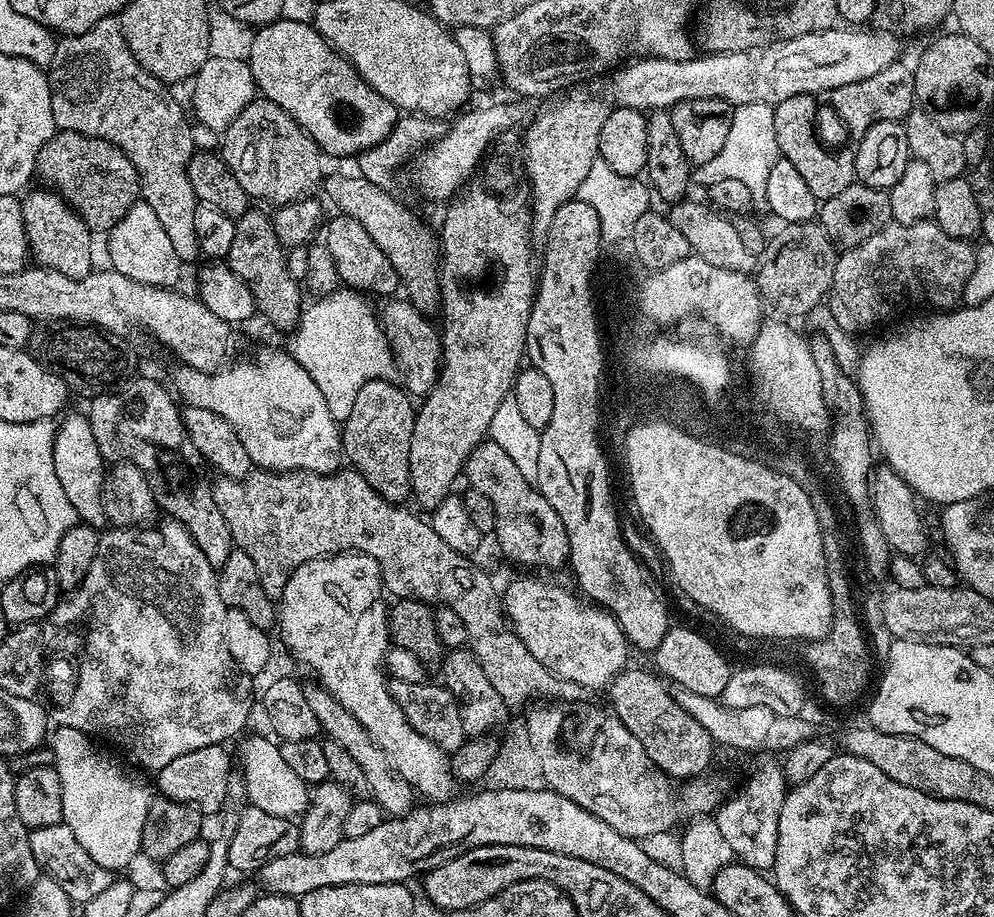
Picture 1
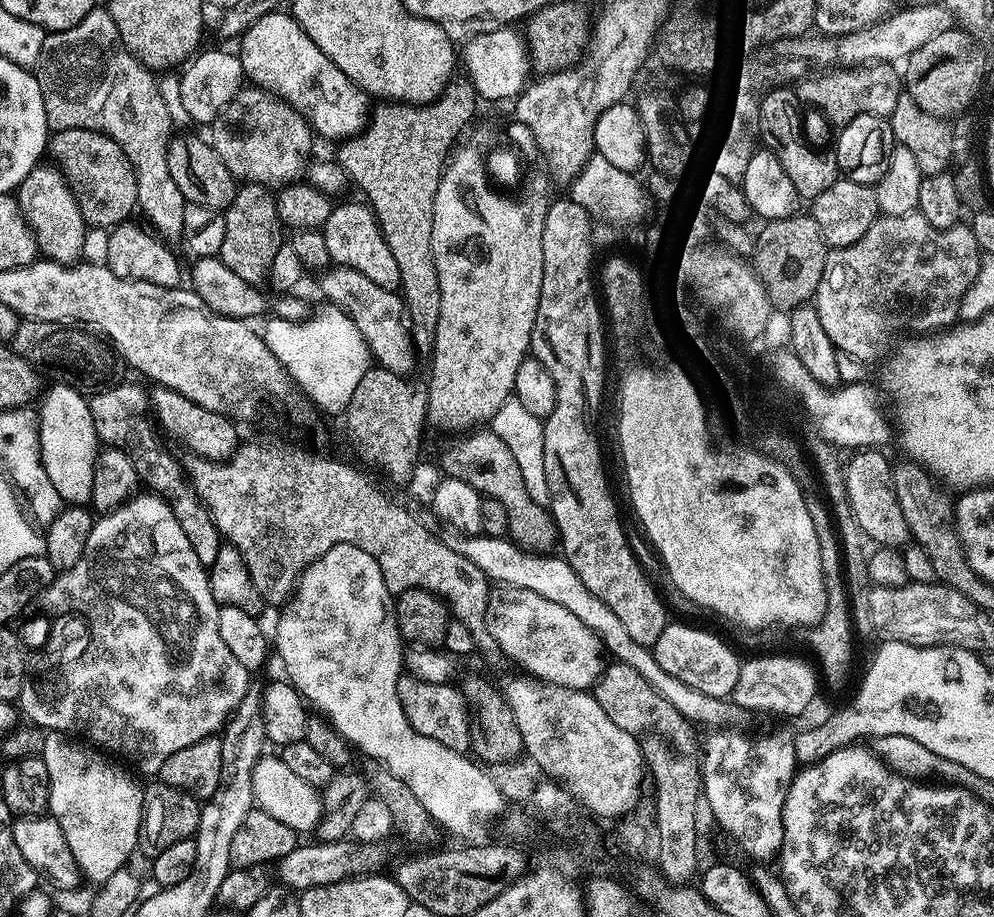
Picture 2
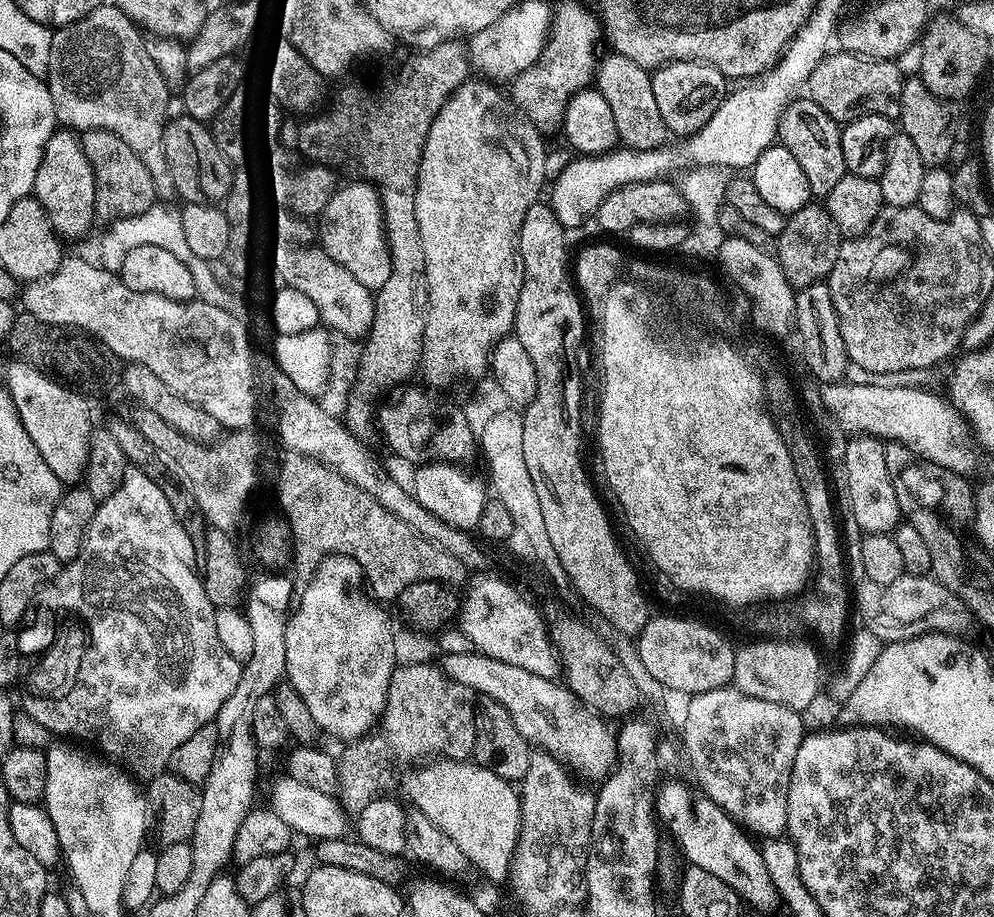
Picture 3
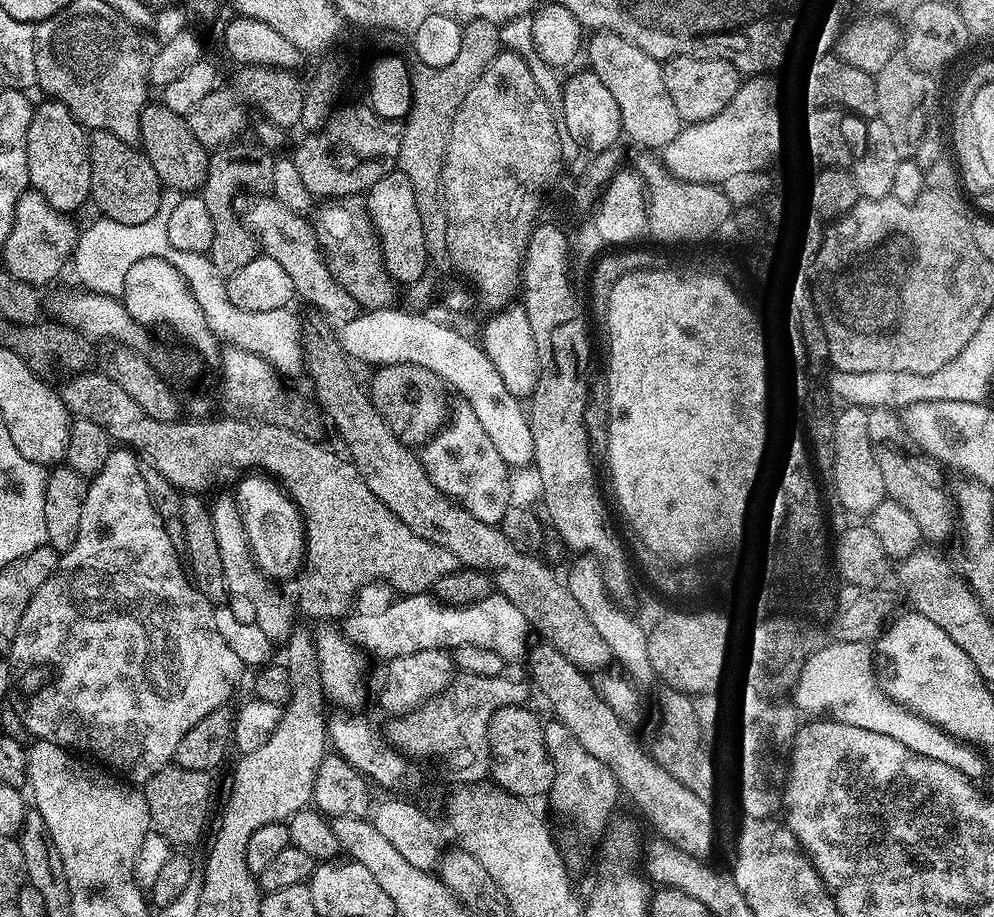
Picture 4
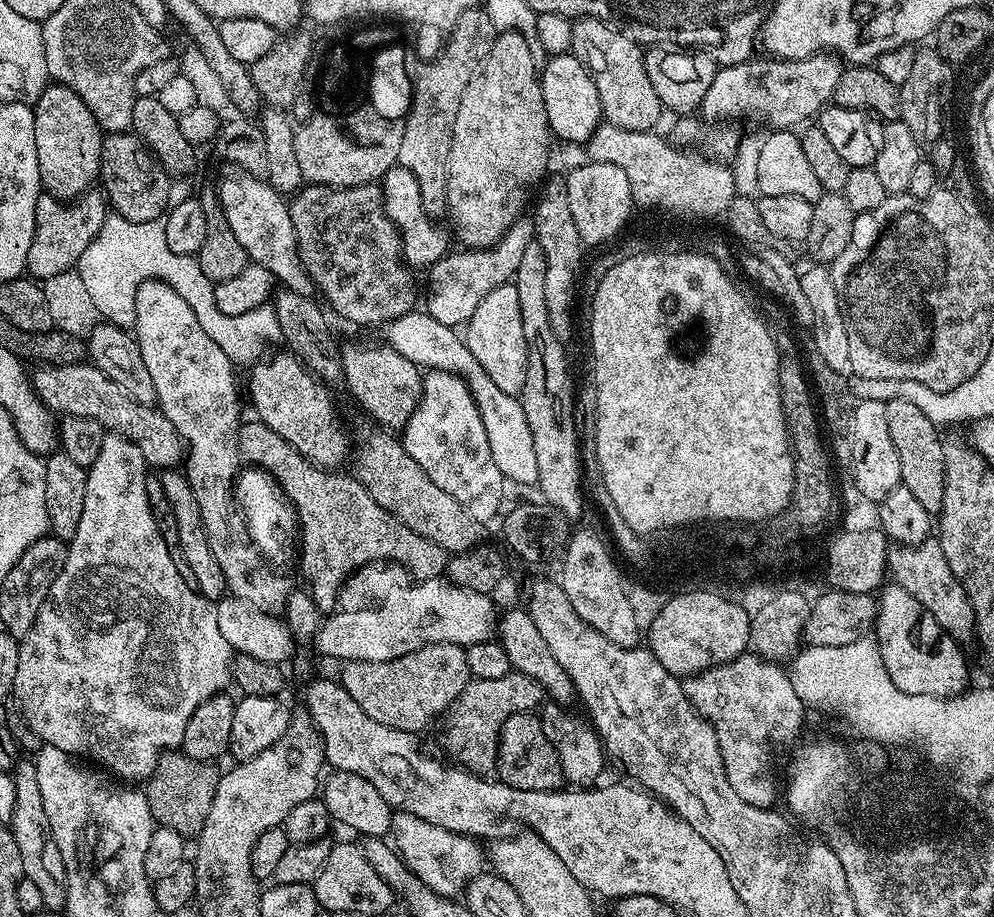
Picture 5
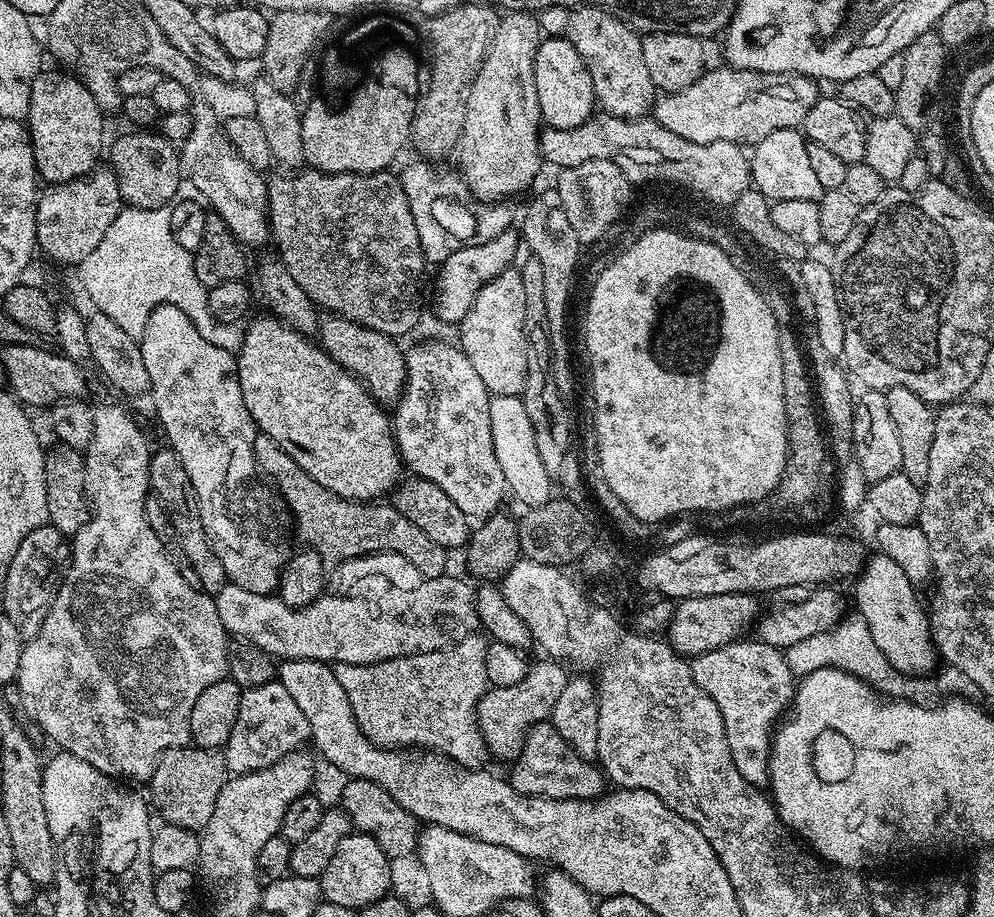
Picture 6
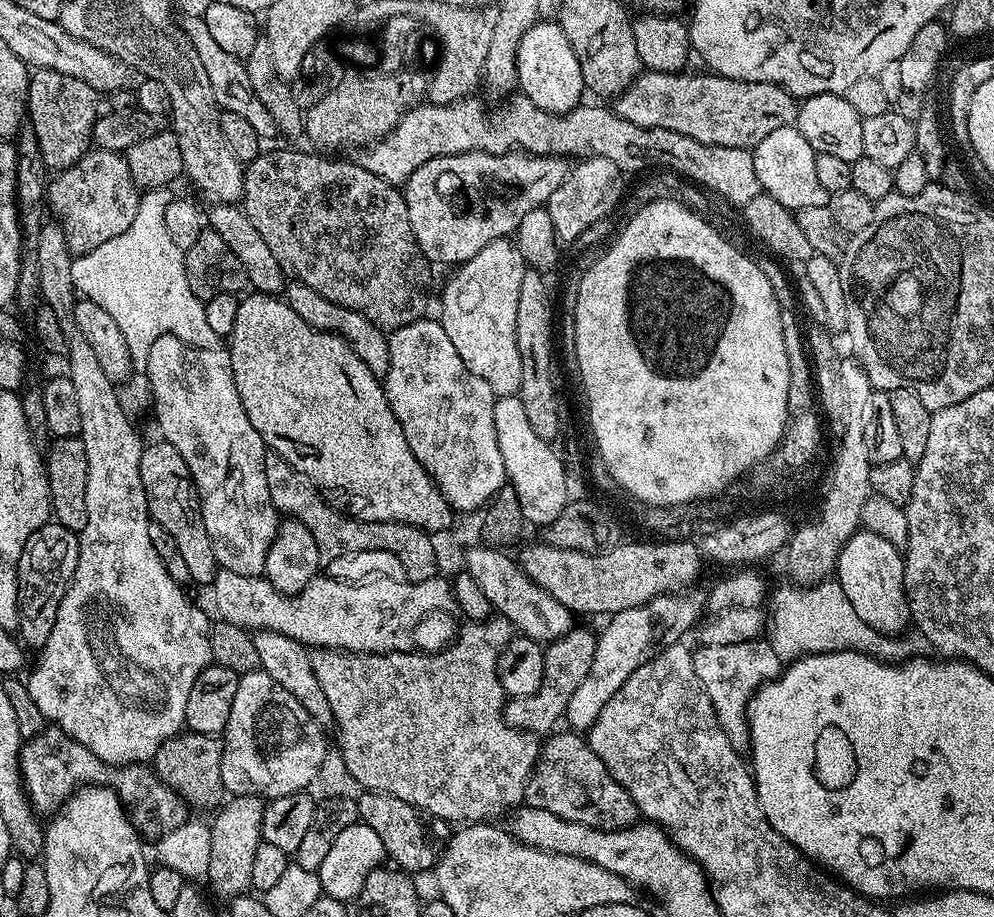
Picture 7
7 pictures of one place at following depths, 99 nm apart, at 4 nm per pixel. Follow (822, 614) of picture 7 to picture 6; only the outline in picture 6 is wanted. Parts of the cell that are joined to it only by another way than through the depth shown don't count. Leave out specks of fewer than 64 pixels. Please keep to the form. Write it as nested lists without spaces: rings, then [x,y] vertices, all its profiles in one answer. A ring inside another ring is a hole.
[[[858,614],[845,615],[844,619],[837,622],[830,630],[822,634],[814,634],[814,638],[802,638],[802,642],[794,642],[786,650],[788,665],[793,677],[803,678],[810,673],[823,668],[837,668],[843,672],[849,672],[864,680],[877,693],[894,700],[908,700],[911,704],[933,705],[945,698],[968,698],[977,691],[976,684],[966,678],[958,669],[944,666],[937,674],[925,674],[923,676],[908,676],[902,670],[890,666],[890,658],[878,650],[874,638],[870,635],[870,626]]]

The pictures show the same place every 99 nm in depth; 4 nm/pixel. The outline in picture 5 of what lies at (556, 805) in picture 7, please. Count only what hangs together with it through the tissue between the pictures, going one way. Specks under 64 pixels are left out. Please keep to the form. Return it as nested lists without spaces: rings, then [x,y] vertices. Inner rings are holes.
[[[513,711],[504,720],[498,739],[498,776],[503,783],[518,790],[554,792],[565,783],[564,771],[558,762],[550,738],[542,731],[539,715],[532,712]]]

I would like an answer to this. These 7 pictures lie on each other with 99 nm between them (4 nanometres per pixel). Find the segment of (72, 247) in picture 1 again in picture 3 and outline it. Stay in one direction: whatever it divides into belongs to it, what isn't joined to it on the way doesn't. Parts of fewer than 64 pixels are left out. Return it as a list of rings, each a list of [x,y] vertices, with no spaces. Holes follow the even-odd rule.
[[[57,130],[53,132],[52,137],[49,138],[42,150],[42,162],[38,166],[38,174],[34,178],[32,192],[34,193],[34,199],[46,210],[54,230],[61,237],[82,235],[91,226],[92,220],[97,219],[94,170],[82,150],[80,136],[75,131]]]

